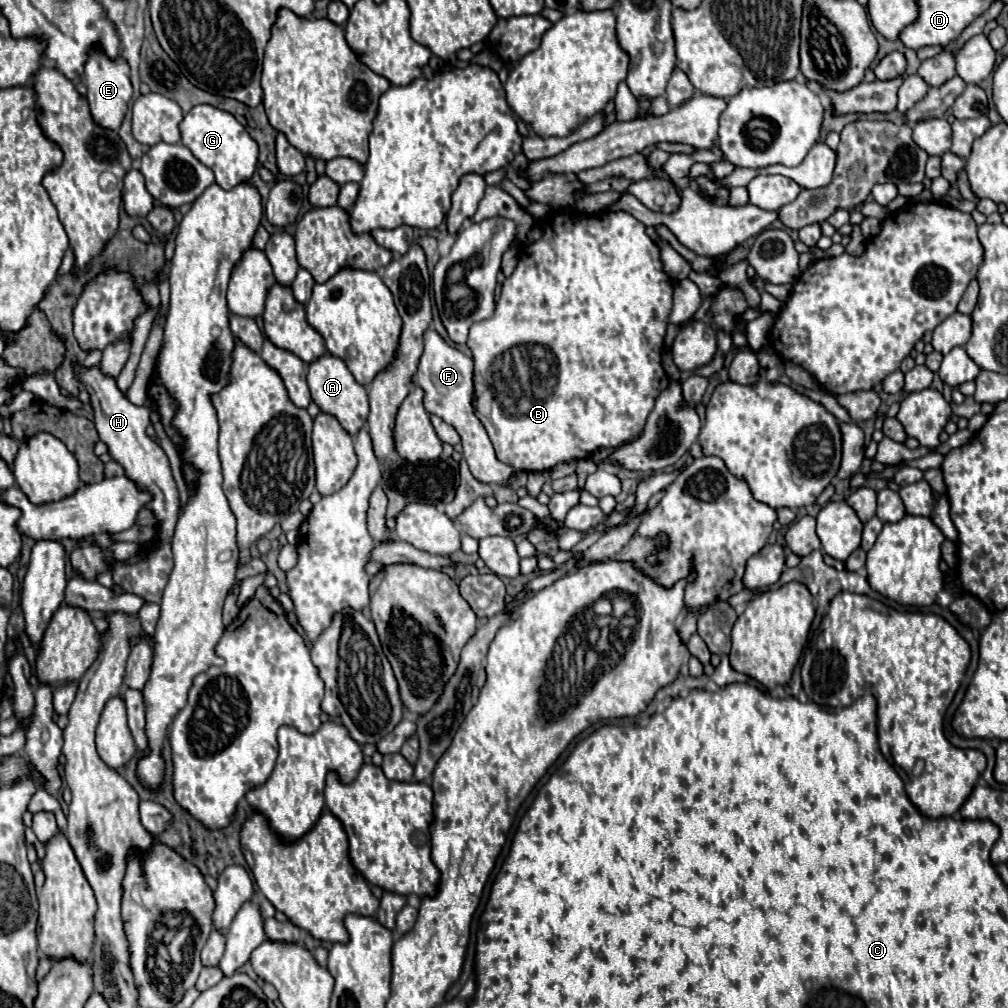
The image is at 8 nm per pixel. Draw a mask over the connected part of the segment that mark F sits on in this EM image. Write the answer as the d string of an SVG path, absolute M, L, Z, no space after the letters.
M428 329L424 333L424 353L418 363L418 371L414 377L414 383L424 389L424 407L428 413L442 417L446 423L450 423L458 435L462 437L464 445L464 459L472 471L472 475L488 485L500 485L510 487L516 471L508 467L506 463L500 463L494 455L492 443L484 431L484 425L474 413L472 399L474 399L474 381L472 381L472 359L460 353L458 349L450 347L434 329Z

